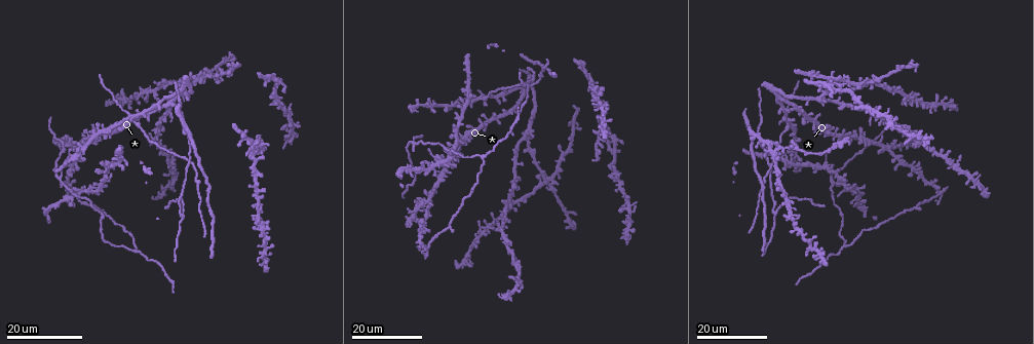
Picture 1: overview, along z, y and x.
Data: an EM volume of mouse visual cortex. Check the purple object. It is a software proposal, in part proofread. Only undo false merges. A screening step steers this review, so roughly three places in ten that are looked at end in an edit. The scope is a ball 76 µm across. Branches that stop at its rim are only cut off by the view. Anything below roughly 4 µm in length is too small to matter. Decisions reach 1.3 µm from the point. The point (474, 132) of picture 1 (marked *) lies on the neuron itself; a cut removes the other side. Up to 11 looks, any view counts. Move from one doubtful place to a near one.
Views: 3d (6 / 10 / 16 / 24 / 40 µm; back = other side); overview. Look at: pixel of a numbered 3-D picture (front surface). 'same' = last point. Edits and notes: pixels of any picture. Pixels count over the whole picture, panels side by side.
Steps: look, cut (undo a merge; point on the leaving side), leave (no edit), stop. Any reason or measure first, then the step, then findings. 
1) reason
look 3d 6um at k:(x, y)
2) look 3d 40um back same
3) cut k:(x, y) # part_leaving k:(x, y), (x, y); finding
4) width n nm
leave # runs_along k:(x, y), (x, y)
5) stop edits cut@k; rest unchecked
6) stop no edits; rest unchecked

arms run side by side
look 3d 16um at 1:(833, 179)

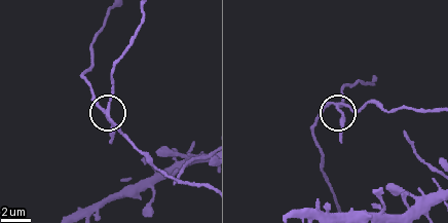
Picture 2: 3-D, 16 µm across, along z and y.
look 3d 10um at 2:(336, 105)

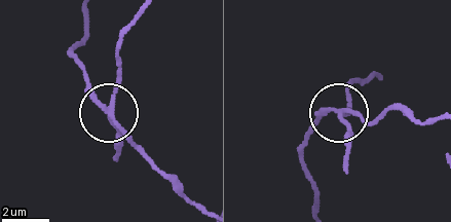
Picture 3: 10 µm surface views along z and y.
side_arm 10 um; arms 4
cut 3:(117, 77) # two neurons meet here

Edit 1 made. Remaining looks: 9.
a fork
look 3d 24um at 1:(79, 195)

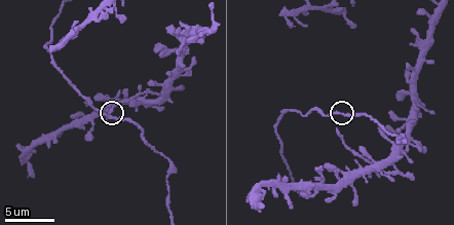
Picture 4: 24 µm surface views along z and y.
look 3d 10um at 4:(346, 113)

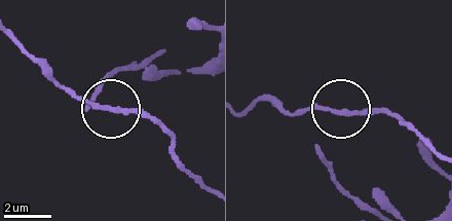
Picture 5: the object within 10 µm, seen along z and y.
arms 3
leave # runs_along 5:(436, 149), (406, 122), (382, 110), (278, 110); all the same neuron

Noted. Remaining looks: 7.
side arm on a straight run
look 3d 16um at 1:(534, 84)

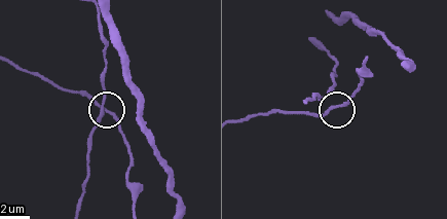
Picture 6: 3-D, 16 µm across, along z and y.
zoom in
look 3d 10um at 6:(104, 110)

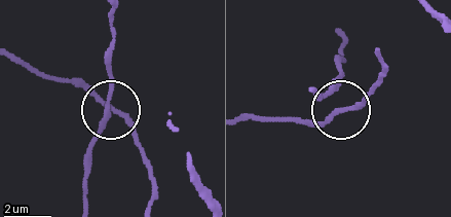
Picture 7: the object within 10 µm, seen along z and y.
look 3d 10um back at 7:(341, 111)

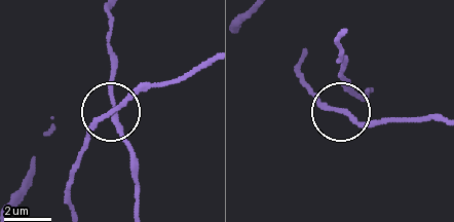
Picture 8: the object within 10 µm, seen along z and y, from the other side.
width 150 nm
leave # continuous, no second neuron

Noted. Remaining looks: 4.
four arms meet
look 3d 16um at 1:(480, 100)

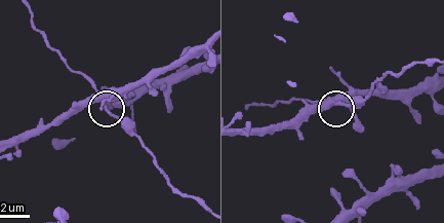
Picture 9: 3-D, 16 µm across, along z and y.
look 3d 10um at 9:(333, 103)

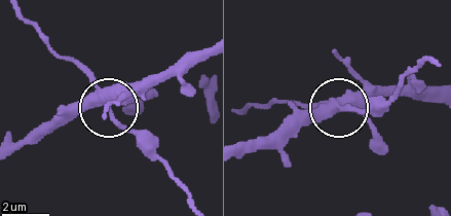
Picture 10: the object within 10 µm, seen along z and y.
width 400 nm
leave # runs_along 10:(436, 87), (366, 87), (330, 109), (285, 121); one neuron here

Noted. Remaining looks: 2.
arms part here
look 3d 24um at 1:(529, 70)

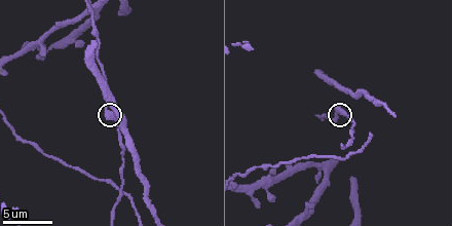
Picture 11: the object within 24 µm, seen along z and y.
look 3d 10um at 11:(342, 112)

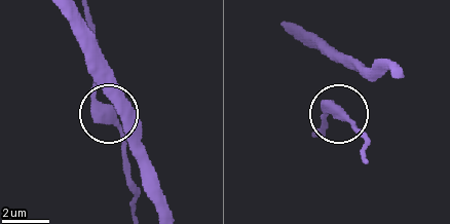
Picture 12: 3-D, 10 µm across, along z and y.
width 340 nm
leave # one neuron here

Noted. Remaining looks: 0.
stop edits cut@3; rest unchecked

